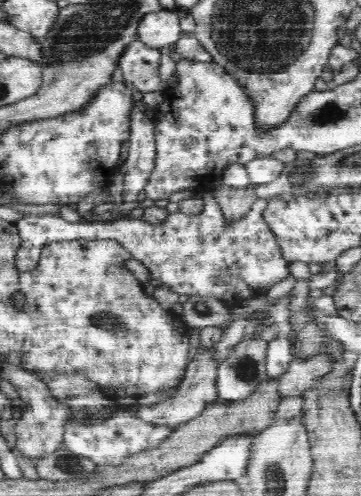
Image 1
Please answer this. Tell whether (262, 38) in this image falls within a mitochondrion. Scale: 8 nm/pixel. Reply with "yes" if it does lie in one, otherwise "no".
yes

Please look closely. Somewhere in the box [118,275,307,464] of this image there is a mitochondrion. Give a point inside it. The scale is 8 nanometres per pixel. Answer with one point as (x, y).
(246, 368)

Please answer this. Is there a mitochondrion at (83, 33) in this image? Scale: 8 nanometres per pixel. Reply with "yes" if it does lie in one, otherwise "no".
yes

